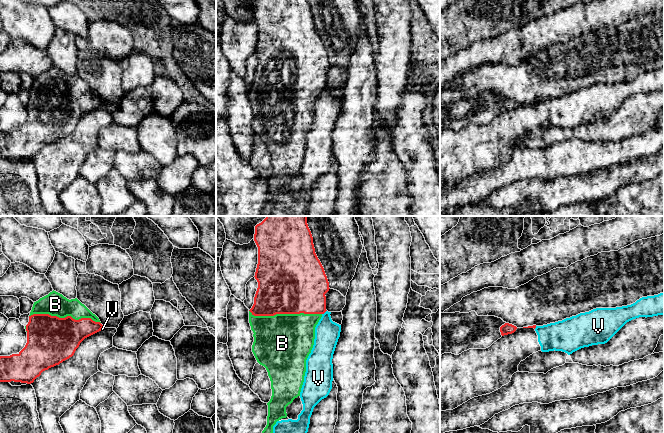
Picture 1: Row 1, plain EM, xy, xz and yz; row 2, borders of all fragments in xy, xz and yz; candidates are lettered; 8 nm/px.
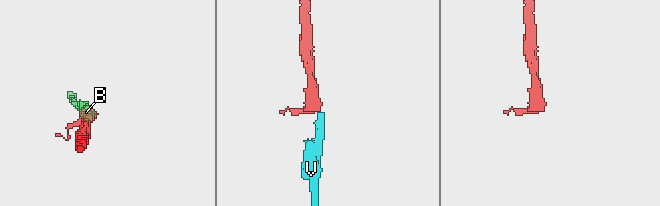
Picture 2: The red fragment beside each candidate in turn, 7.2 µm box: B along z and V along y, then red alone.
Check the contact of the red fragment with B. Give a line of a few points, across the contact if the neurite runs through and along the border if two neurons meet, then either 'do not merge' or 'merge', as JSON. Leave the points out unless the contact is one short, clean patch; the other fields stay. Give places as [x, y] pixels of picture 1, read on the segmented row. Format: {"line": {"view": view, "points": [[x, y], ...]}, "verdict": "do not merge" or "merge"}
{"verdict": "merge"}

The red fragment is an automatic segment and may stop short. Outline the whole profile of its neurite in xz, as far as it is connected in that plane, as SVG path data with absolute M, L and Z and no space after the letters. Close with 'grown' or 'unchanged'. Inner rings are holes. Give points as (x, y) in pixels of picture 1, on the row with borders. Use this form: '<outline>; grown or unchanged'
M266 216L266 218L255 226L254 241L258 247L258 264L255 272L255 279L258 282L258 288L254 297L254 304L249 310L249 323L253 331L254 342L252 352L257 362L264 366L268 372L271 381L272 396L268 405L267 425L262 433L273 433L273 426L282 418L287 417L286 407L293 402L295 398L300 396L301 388L304 382L306 372L306 360L311 353L315 339L315 327L326 310L326 296L329 291L329 282L325 274L324 268L318 259L313 244L313 237L307 224L307 216Z; grown

